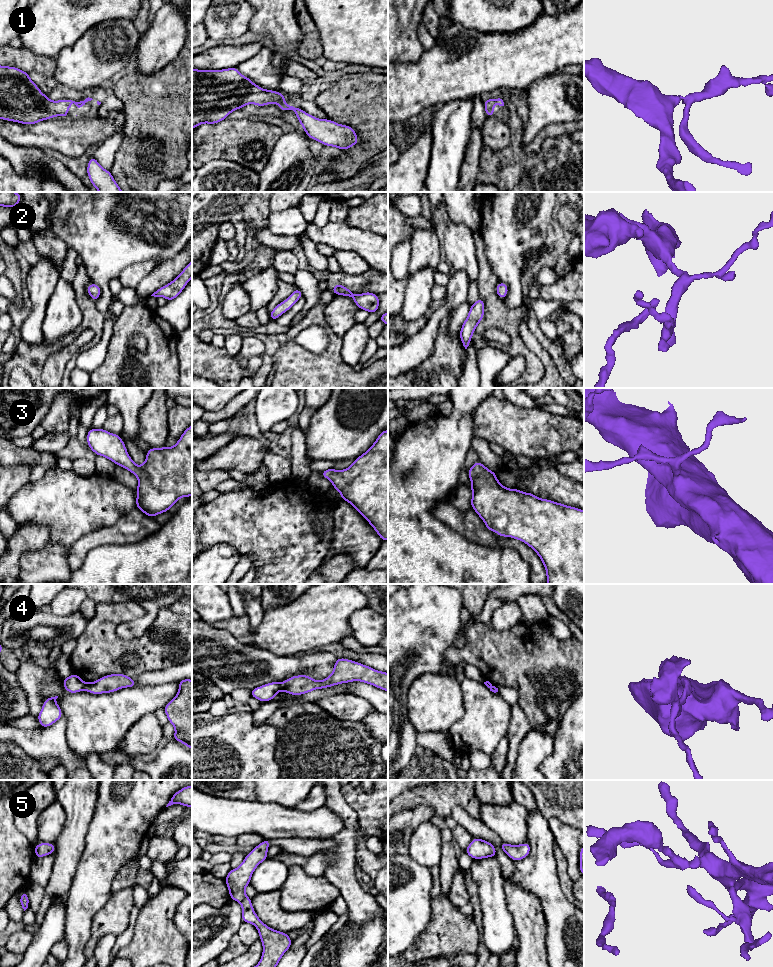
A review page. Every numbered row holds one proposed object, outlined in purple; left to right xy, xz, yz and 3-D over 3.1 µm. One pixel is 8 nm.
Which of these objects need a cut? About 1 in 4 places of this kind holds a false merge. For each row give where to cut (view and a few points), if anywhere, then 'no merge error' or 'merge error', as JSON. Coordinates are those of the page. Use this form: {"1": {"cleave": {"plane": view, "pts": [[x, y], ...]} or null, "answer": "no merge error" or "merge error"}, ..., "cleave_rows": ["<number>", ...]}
{"1": {"cleave": null, "answer": "no merge error"}, "2": {"cleave": null, "answer": "no merge error"}, "3": {"cleave": null, "answer": "no merge error"}, "4": {"cleave": {"plane": "xy", "pts": [[86, 683], [83, 689]]}, "answer": "merge error"}, "5": {"cleave": null, "answer": "no merge error"}, "cleave_rows": ["4"]}

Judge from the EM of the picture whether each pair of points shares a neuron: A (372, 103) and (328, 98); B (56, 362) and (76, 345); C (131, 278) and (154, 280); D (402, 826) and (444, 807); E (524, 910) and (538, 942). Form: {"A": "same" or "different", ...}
{"A": "same", "B": "same", "C": "different", "D": "different", "E": "same"}

